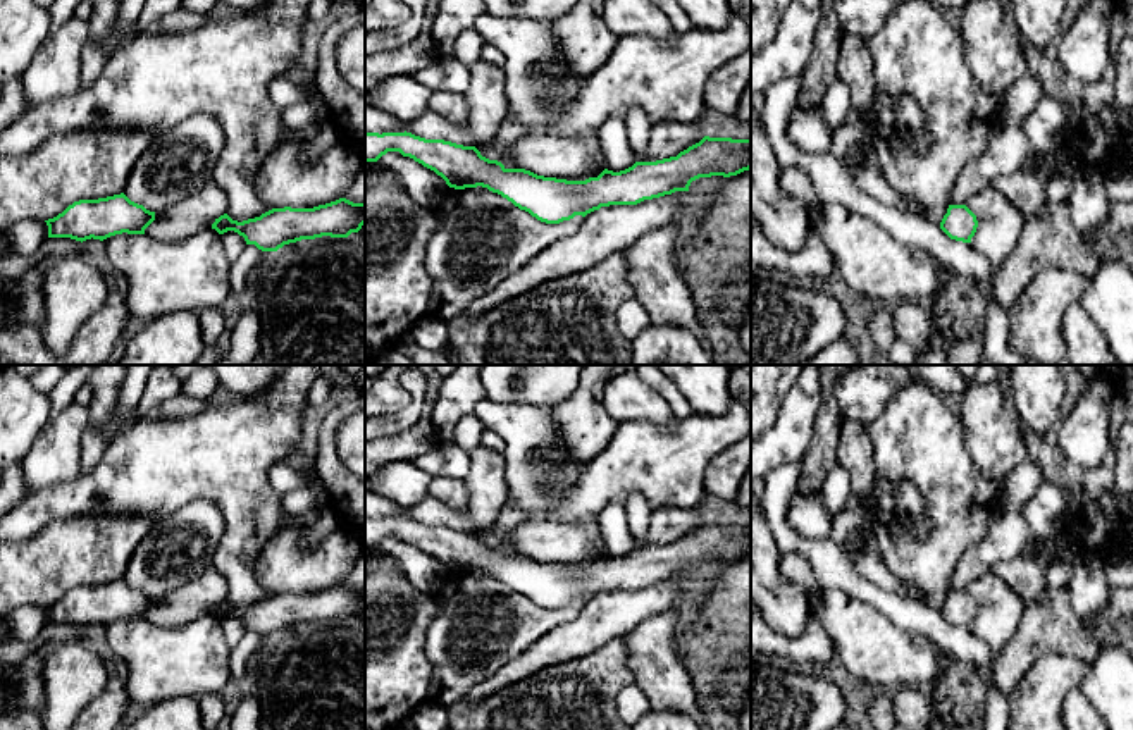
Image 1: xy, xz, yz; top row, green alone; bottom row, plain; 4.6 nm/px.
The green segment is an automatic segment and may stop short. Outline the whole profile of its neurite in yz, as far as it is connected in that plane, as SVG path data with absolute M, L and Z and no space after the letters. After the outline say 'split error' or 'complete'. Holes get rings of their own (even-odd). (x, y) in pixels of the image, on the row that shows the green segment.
M949 205L940 229L956 241L971 243L978 227L976 215L966 205Z; complete

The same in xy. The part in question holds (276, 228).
M346 198L313 208L272 208L260 217L243 222L232 220L227 213L215 219L212 229L219 234L234 231L246 244L262 251L277 251L284 244L322 236L348 238L365 224L365 203L353 203Z; complete

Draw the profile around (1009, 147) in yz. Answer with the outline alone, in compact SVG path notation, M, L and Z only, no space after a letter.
M999 122L987 152L963 167L950 193L950 205L966 205L971 195L992 186L997 176L1014 174L1031 152L1031 143L1021 127Z

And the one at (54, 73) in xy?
M76 17L46 36L21 76L28 110L81 90L81 52L88 40L88 21Z

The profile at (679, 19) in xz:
M651 0L651 3L666 15L678 34L692 28L689 15L680 9L677 0Z

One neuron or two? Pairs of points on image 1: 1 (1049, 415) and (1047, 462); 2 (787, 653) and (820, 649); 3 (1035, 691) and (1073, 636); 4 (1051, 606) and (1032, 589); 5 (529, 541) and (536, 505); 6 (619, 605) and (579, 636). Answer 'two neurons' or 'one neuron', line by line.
1: two neurons
2: one neuron
3: two neurons
4: two neurons
5: two neurons
6: one neuron

